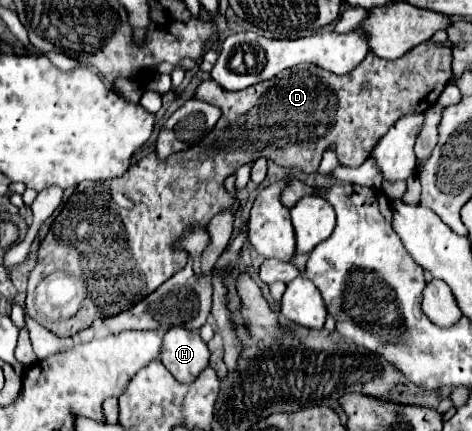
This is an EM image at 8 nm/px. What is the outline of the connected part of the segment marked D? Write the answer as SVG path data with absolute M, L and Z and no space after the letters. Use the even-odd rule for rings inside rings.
M428 40L406 52L402 60L394 62L382 60L368 52L366 60L348 76L336 76L324 68L318 68L316 64L300 64L280 72L272 80L258 82L238 92L228 92L218 82L204 80L198 86L196 96L222 110L214 130L202 138L200 144L164 160L160 160L156 152L150 152L140 162L132 164L122 178L104 182L84 180L78 184L76 192L64 204L62 212L52 222L48 236L40 244L36 268L28 278L28 292L24 302L26 314L58 338L66 338L92 326L96 318L108 318L130 308L136 300L152 294L160 284L174 276L174 272L186 266L186 252L174 248L174 242L180 240L188 228L206 226L218 212L236 212L240 208L238 198L226 192L224 180L232 176L242 164L266 156L266 148L276 148L278 156L280 148L280 166L302 172L316 172L326 146L336 144L340 164L358 168L364 164L364 160L368 160L374 144L398 118L406 114L422 114L436 104L452 76L450 64L450 44L434 44ZM68 296L72 300L80 300L80 308L72 316L68 316Z

